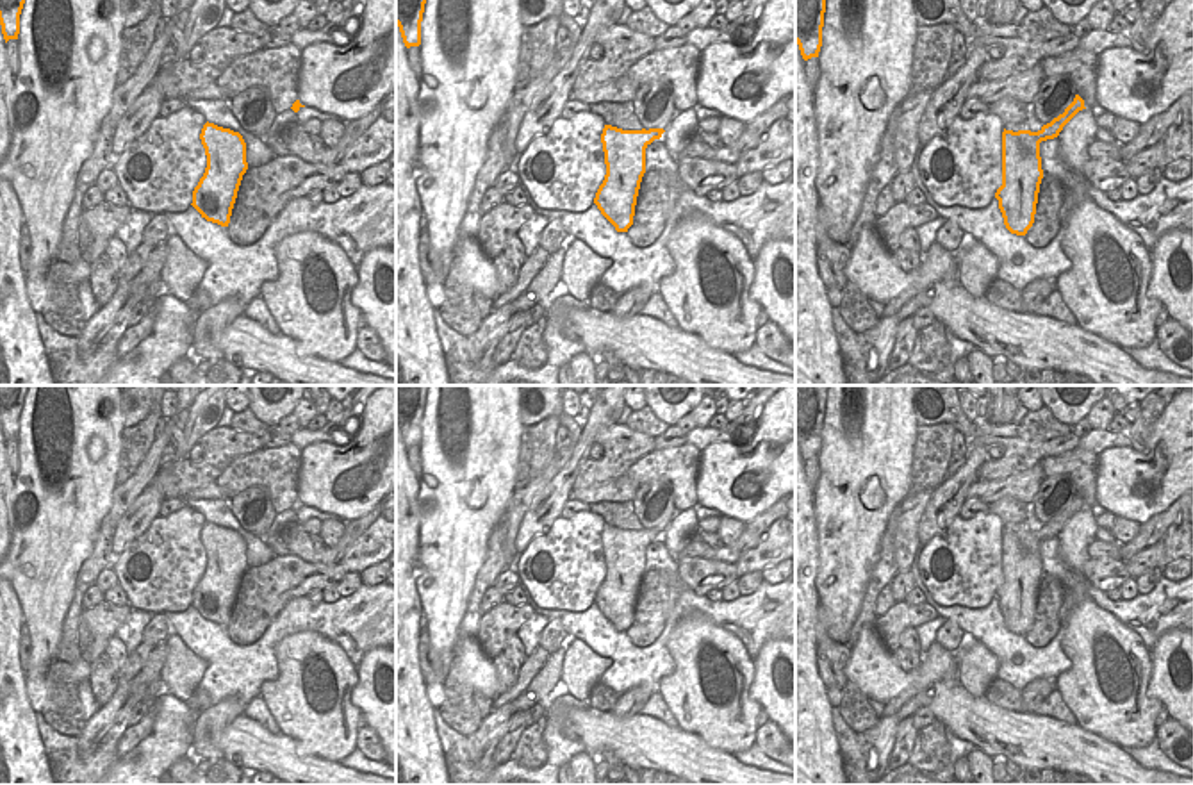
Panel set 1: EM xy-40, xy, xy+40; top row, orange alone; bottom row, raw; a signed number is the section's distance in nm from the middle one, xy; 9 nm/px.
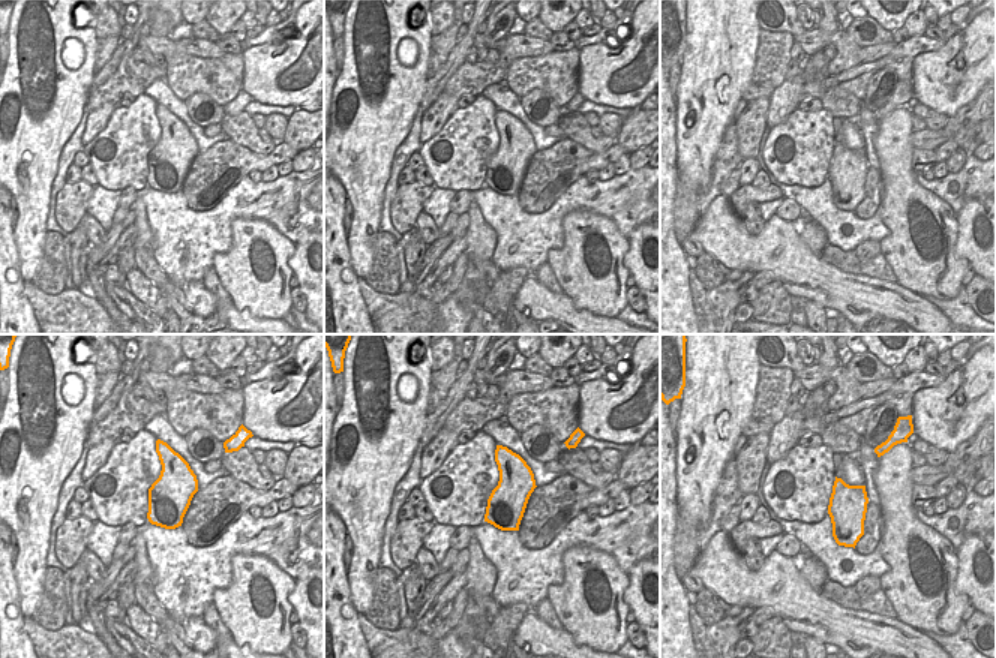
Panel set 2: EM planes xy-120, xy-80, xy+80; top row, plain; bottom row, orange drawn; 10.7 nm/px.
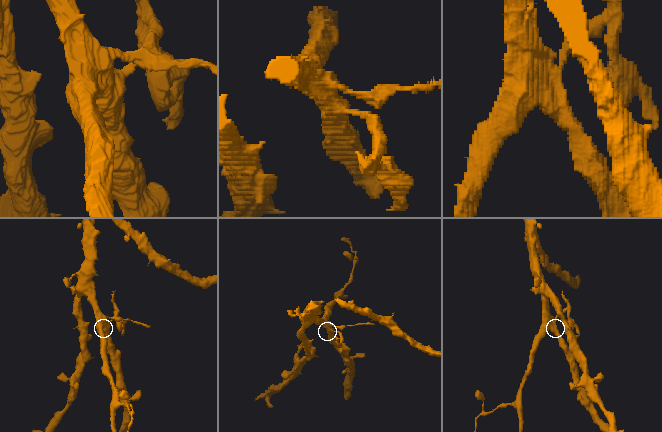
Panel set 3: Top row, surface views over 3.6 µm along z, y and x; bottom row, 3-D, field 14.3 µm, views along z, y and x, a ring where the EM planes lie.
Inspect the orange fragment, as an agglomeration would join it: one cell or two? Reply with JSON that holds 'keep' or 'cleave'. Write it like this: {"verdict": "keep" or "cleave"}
{"verdict": "cleave"}

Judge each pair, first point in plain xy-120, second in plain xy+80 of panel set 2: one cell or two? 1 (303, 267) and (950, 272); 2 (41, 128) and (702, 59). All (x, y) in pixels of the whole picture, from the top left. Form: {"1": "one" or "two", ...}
{"1": "two", "2": "one"}

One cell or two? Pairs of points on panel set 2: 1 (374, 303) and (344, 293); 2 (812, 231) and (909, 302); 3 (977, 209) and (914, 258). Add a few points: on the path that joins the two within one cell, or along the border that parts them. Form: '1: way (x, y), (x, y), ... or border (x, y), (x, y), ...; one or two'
1: border (357, 278), (360, 296), (371, 318); two
2: border (798, 234), (819, 257); two
3: border (954, 215), (957, 222), (954, 257), (959, 260); two

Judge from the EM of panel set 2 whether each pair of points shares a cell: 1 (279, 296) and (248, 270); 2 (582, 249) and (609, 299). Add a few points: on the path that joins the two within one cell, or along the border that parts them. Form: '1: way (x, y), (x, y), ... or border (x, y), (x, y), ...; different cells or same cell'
1: way (272, 294), (255, 278); same cell
2: way (584, 261), (600, 287); same cell

